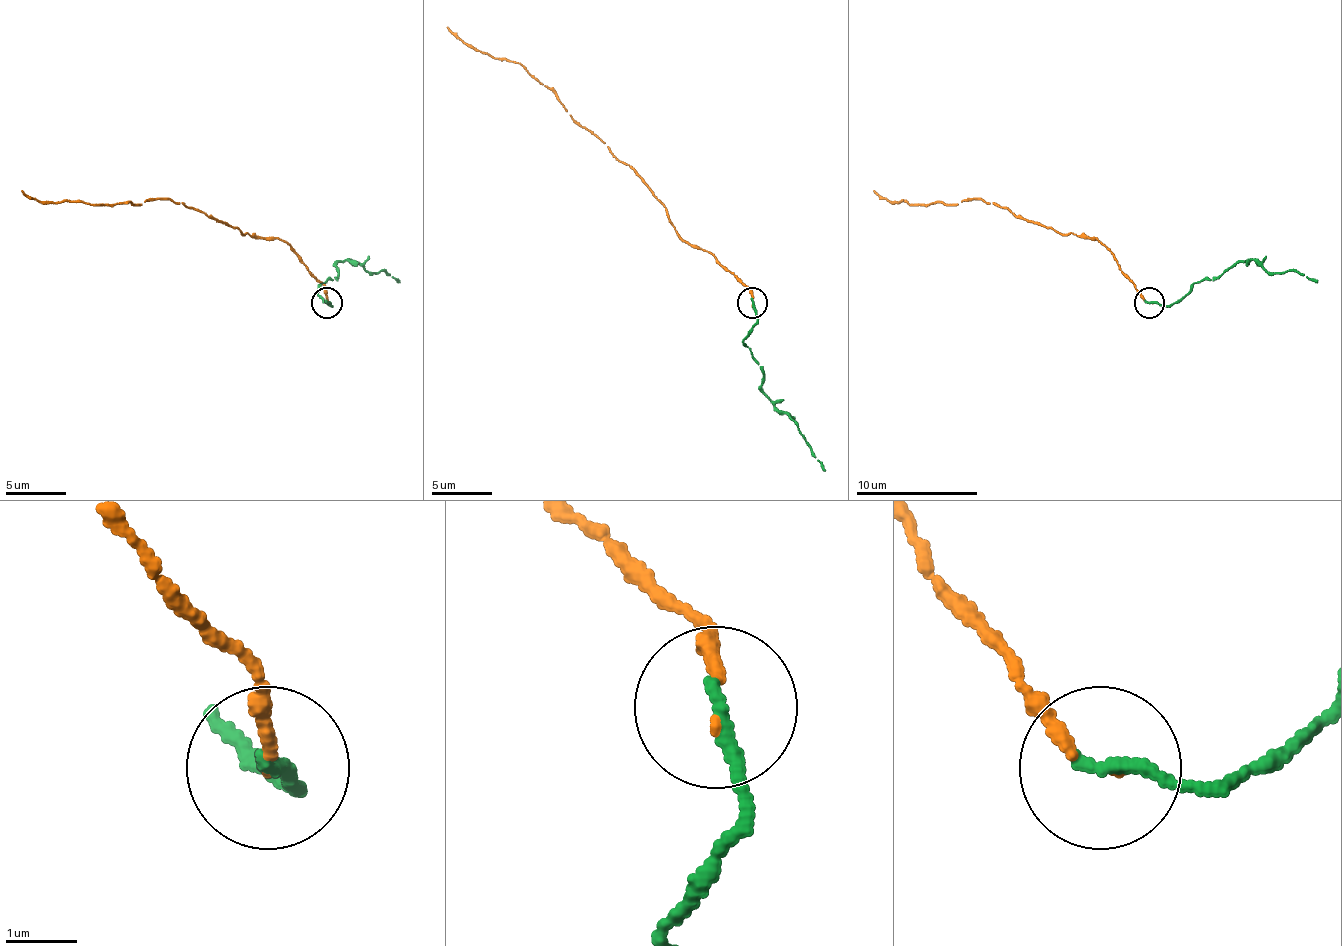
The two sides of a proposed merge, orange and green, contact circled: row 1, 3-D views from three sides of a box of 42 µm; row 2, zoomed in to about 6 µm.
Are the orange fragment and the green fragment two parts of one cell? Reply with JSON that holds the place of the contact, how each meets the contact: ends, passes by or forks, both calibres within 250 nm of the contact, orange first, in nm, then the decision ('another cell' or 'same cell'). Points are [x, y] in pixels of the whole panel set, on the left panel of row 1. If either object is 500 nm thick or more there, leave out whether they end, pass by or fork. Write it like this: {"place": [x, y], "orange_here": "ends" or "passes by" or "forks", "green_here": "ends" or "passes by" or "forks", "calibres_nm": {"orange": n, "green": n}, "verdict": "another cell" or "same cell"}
{"place": [327, 302], "orange_here": "ends", "green_here": "ends", "calibres_nm": {"orange": 130, "green": 200}, "verdict": "same cell"}

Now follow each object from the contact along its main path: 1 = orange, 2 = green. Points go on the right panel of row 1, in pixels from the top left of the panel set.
1: (1151, 303), (1093, 239), (1033, 224), (993, 203), (975, 200), (908, 203), (905, 200), (893, 203), (872, 191)
2: (1148, 303), (1172, 306), (1188, 291), (1242, 261), (1257, 261), (1269, 273), (1294, 270), (1318, 282)

